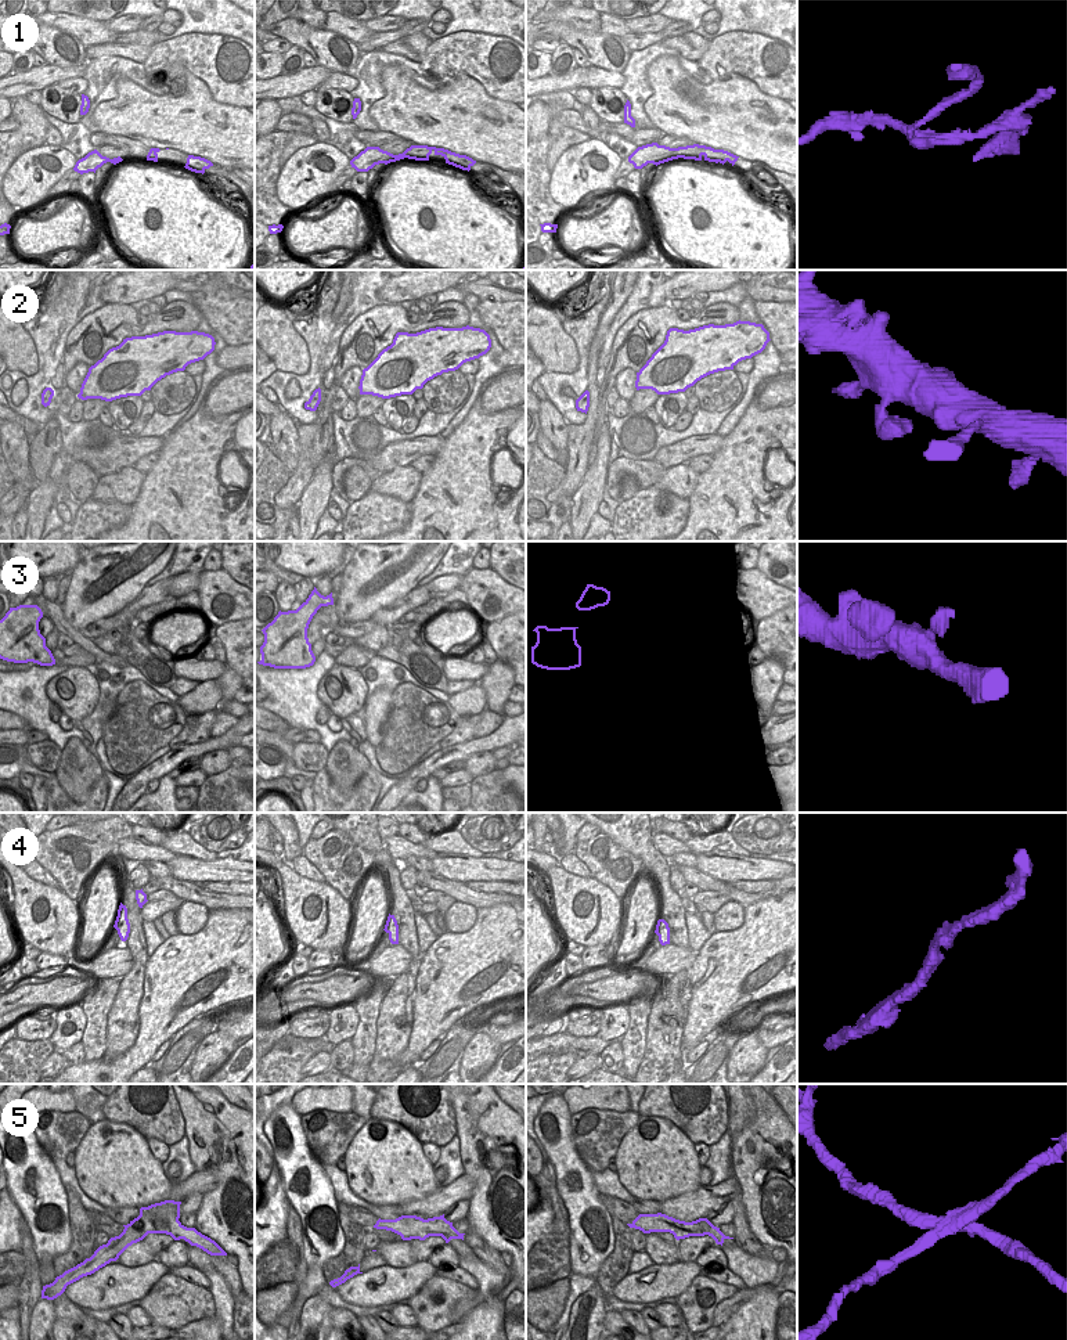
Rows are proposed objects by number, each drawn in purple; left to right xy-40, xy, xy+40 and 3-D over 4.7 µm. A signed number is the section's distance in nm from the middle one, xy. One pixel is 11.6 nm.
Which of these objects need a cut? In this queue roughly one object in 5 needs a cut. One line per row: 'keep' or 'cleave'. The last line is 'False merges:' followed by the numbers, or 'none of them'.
1: cleave
2: keep
3: keep
4: keep
5: cleave
False merges: 1, 5

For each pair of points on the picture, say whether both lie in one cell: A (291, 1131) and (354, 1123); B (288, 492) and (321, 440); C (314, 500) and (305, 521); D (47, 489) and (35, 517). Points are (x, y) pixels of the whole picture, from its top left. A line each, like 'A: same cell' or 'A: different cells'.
A: different cells
B: different cells
C: same cell
D: same cell

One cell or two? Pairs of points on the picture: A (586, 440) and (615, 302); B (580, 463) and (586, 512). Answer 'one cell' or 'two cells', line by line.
A: one cell
B: two cells

